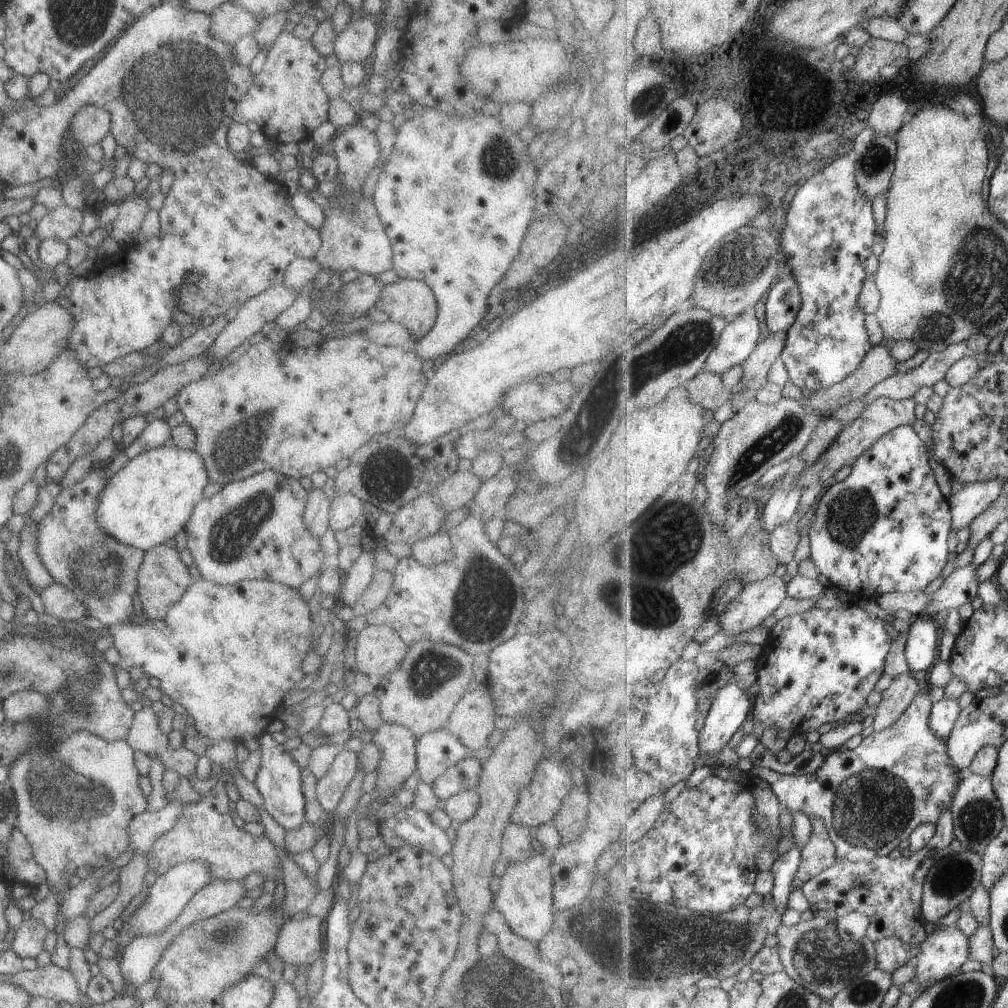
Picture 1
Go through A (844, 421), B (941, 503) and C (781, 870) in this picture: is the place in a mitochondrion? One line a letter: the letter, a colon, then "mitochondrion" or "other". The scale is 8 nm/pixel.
A: other
B: other
C: other

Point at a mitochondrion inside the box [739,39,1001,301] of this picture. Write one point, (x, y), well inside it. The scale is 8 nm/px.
(875, 160)

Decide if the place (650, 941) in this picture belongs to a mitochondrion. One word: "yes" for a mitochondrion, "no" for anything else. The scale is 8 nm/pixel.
yes

